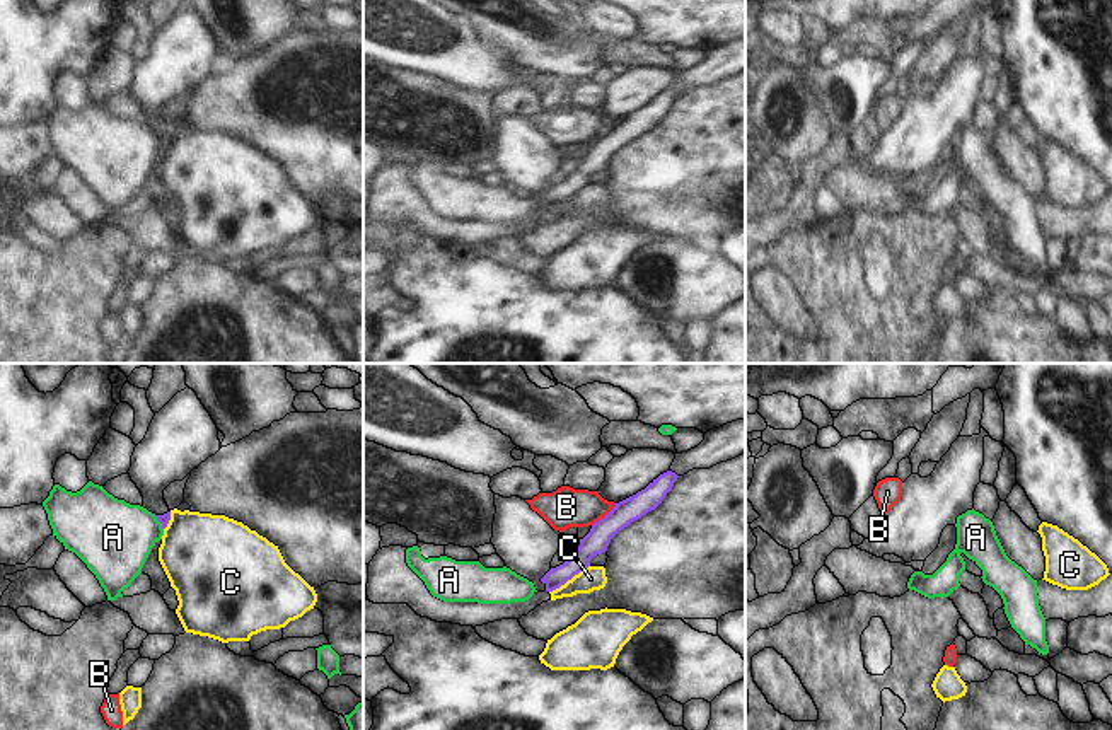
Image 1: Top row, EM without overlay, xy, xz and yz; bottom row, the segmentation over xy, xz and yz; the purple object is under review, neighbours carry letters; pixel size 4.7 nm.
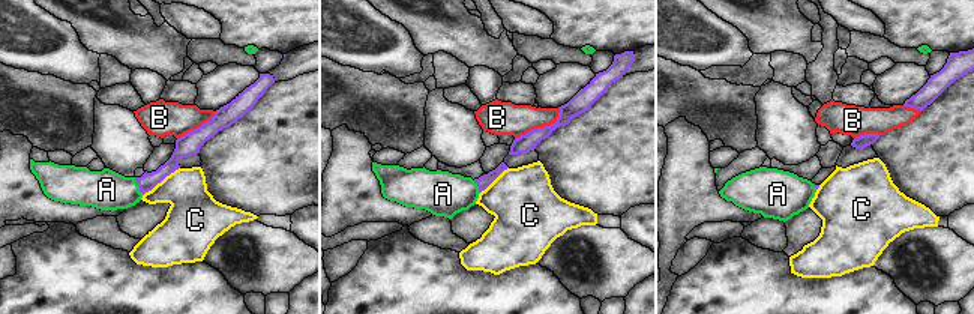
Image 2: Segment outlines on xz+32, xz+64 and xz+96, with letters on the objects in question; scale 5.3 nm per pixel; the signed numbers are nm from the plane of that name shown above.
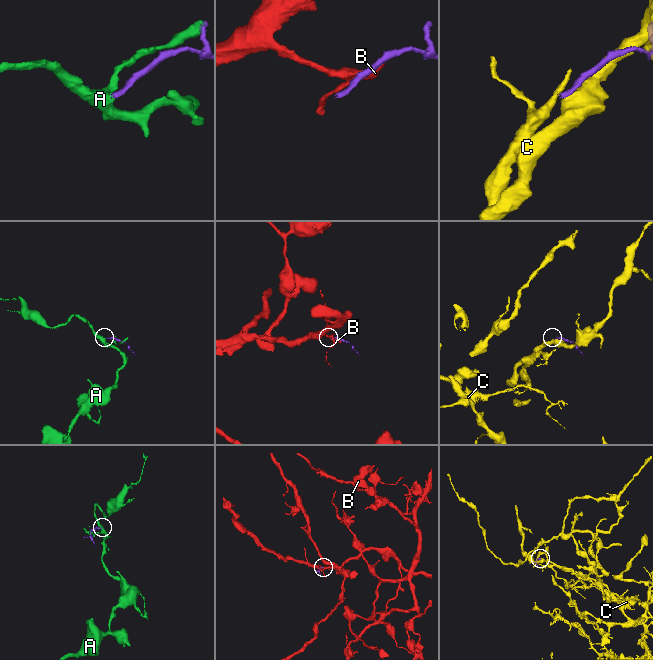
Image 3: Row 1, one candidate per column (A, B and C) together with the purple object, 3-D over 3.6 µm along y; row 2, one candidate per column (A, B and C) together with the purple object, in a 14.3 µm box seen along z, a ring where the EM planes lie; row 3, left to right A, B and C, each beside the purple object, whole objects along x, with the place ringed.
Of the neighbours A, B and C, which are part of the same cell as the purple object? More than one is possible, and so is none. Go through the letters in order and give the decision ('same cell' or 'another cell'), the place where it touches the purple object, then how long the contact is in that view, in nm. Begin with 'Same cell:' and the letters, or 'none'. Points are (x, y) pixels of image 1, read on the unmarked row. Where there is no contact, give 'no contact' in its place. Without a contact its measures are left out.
Same cell: A
A: same cell; contact xy (159, 139); length 80 nm
B: another cell; contact xz (606, 133); length 160 nm
C: another cell; contact xz (568, 196); length 240 nm

